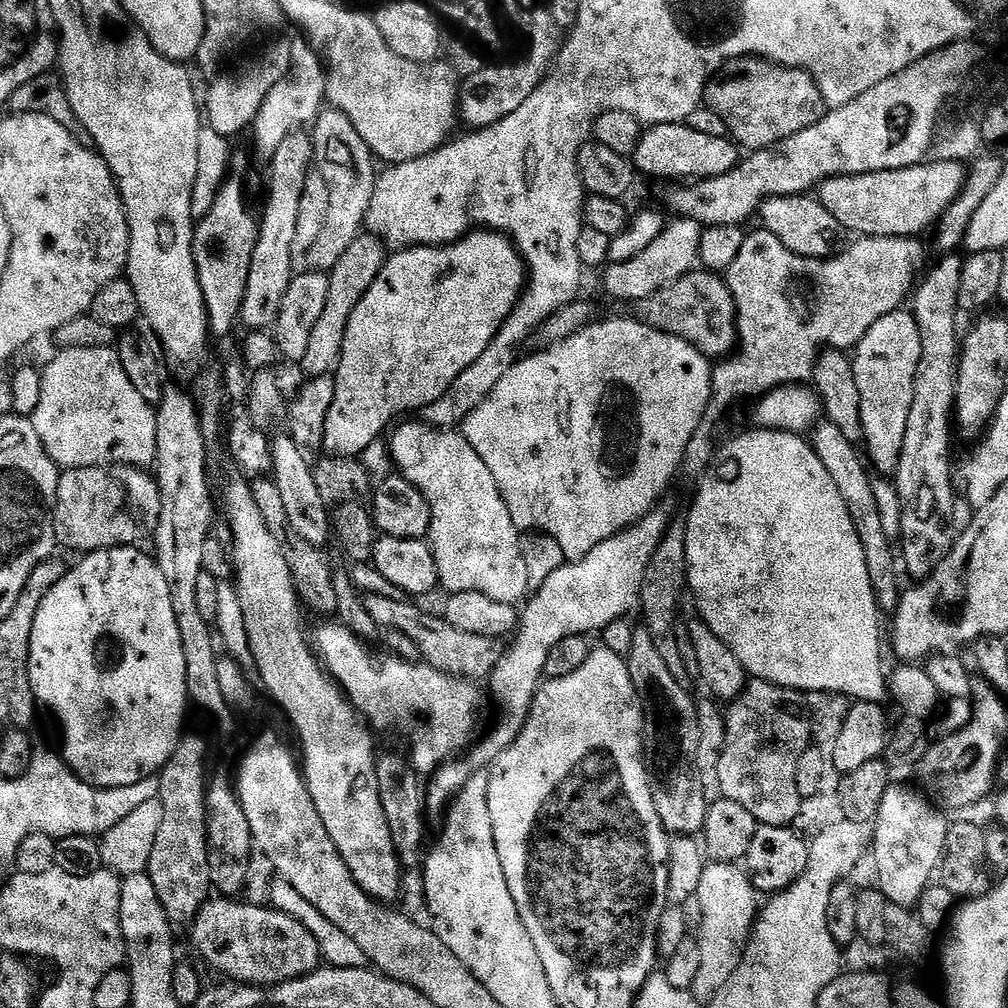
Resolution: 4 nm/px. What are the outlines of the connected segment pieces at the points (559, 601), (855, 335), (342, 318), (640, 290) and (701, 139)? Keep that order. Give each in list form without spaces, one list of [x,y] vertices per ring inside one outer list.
[[[664,506],[653,508],[638,523],[623,528],[618,534],[606,538],[606,542],[594,546],[586,558],[566,562],[554,570],[554,574],[542,582],[540,589],[527,597],[518,616],[518,627],[510,640],[512,645],[509,643],[505,647],[504,657],[498,666],[494,666],[490,677],[492,700],[500,711],[496,716],[496,725],[489,730],[484,741],[481,739],[473,743],[467,755],[448,761],[432,773],[426,784],[426,808],[429,813],[443,813],[475,772],[495,764],[500,755],[516,743],[518,734],[522,734],[528,721],[536,689],[545,679],[546,658],[558,642],[571,636],[603,633],[604,628],[615,620],[625,619],[629,615],[627,612],[639,605],[646,566],[650,566],[650,558],[654,558],[654,550],[658,550],[658,542],[662,542],[673,520],[674,516]]]
[[[766,230],[760,232],[749,231],[742,242],[742,250],[738,254],[738,258],[734,258],[734,262],[728,267],[726,279],[728,289],[736,303],[736,334],[738,343],[731,356],[721,359],[712,370],[712,403],[708,405],[707,419],[698,426],[698,430],[694,434],[694,438],[690,438],[690,446],[686,446],[686,454],[684,455],[683,471],[689,472],[693,478],[703,476],[704,471],[711,465],[717,451],[716,444],[716,424],[712,420],[716,420],[719,416],[724,416],[732,407],[735,406],[736,400],[755,401],[757,398],[764,396],[767,392],[772,392],[775,388],[785,388],[791,384],[803,385],[805,382],[811,381],[812,372],[816,369],[816,359],[821,354],[822,346],[830,348],[839,348],[841,350],[855,349],[856,343],[864,337],[866,330],[870,330],[870,326],[874,326],[874,322],[878,322],[878,318],[882,318],[886,314],[897,311],[901,307],[900,304],[909,299],[913,295],[914,285],[917,283],[918,274],[916,271],[920,267],[923,269],[924,264],[924,248],[919,243],[919,239],[911,236],[865,236],[863,238],[853,239],[853,244],[849,246],[845,252],[829,254],[823,260],[814,258],[813,256],[799,256],[794,254],[794,250],[787,248],[778,238],[774,238],[774,234],[770,234]]]
[[[361,234],[358,238],[354,238],[354,242],[350,242],[346,254],[342,254],[342,258],[338,258],[331,272],[327,273],[326,307],[318,317],[318,322],[314,326],[314,334],[310,334],[310,346],[306,346],[306,354],[302,361],[305,377],[324,376],[335,369],[340,358],[346,326],[350,322],[350,314],[354,306],[358,306],[366,290],[370,290],[374,278],[378,278],[378,274],[384,269],[385,259],[384,241],[379,236]]]
[[[683,218],[673,219],[662,230],[662,234],[658,234],[658,238],[654,238],[654,242],[650,242],[650,246],[642,250],[642,254],[634,254],[634,258],[626,258],[626,262],[609,263],[603,269],[605,294],[616,300],[629,302],[650,298],[650,294],[658,294],[662,286],[670,286],[670,282],[682,278],[697,267],[701,231],[702,226],[698,222]]]
[[[687,123],[653,124],[641,131],[634,167],[637,173],[657,176],[660,182],[695,182],[726,174],[741,159],[737,145],[728,136],[713,138],[710,134],[698,134],[698,130],[688,127]]]

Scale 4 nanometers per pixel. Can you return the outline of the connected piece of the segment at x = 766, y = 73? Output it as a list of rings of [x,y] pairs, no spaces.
[[[739,56],[737,60],[728,61],[718,75],[708,81],[706,107],[726,122],[728,136],[744,150],[774,146],[782,142],[782,138],[790,138],[790,134],[798,134],[798,130],[814,126],[814,122],[822,119],[826,111],[822,90],[818,90],[818,82],[813,76],[801,68],[788,68],[758,56]]]

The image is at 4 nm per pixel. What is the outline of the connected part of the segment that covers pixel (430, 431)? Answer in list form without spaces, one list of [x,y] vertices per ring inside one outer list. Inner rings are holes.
[[[412,418],[407,422],[397,423],[391,429],[390,460],[395,471],[405,476],[430,506],[430,530],[426,540],[438,566],[439,587],[445,588],[445,593],[448,594],[477,592],[486,594],[486,598],[494,598],[494,602],[519,605],[529,595],[526,562],[522,558],[520,545],[522,533],[514,526],[514,518],[510,518],[506,502],[502,502],[502,494],[494,482],[494,474],[490,474],[486,462],[478,458],[478,450],[470,446],[463,431],[438,428],[435,424],[417,420]]]

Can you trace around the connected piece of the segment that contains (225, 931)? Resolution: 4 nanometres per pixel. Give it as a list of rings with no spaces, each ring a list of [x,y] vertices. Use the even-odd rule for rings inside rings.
[[[212,898],[204,905],[204,909],[196,916],[190,925],[192,931],[192,944],[196,952],[212,968],[221,972],[221,977],[229,981],[240,981],[244,984],[257,984],[271,986],[274,984],[289,982],[294,978],[310,974],[316,968],[321,967],[322,957],[320,947],[302,926],[290,914],[279,912],[277,908],[260,904],[239,904],[241,901],[236,898]]]

